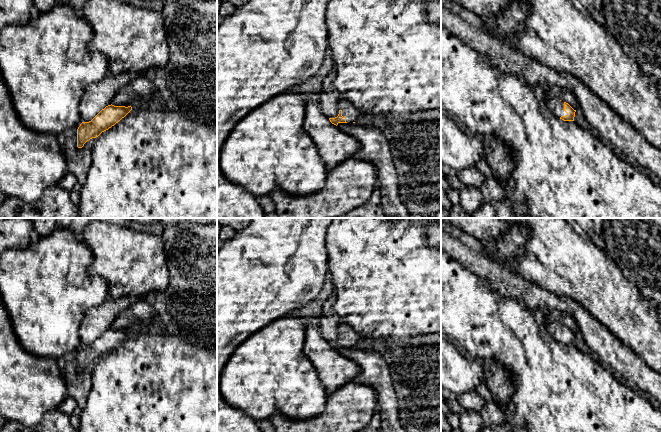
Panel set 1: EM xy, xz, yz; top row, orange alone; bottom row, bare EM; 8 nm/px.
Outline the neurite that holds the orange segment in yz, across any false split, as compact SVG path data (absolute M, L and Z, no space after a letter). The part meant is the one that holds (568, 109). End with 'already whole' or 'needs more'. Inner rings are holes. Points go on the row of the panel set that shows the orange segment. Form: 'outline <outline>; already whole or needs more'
outline M543 94L543 100L547 107L560 119L564 121L574 121L575 112L568 103L560 101L557 98L551 98Z; needs more

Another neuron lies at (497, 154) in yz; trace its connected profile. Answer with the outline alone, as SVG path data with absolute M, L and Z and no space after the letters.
M487 135L484 157L497 175L498 183L510 177L515 166L515 159L503 140L494 135Z

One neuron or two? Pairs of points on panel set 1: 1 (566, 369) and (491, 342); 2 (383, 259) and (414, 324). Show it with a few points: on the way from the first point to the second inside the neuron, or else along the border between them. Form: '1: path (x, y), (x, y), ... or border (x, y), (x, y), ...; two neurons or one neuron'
1: path (547, 369), (518, 342), (510, 342); one neuron
2: path (385, 275), (414, 308); one neuron

